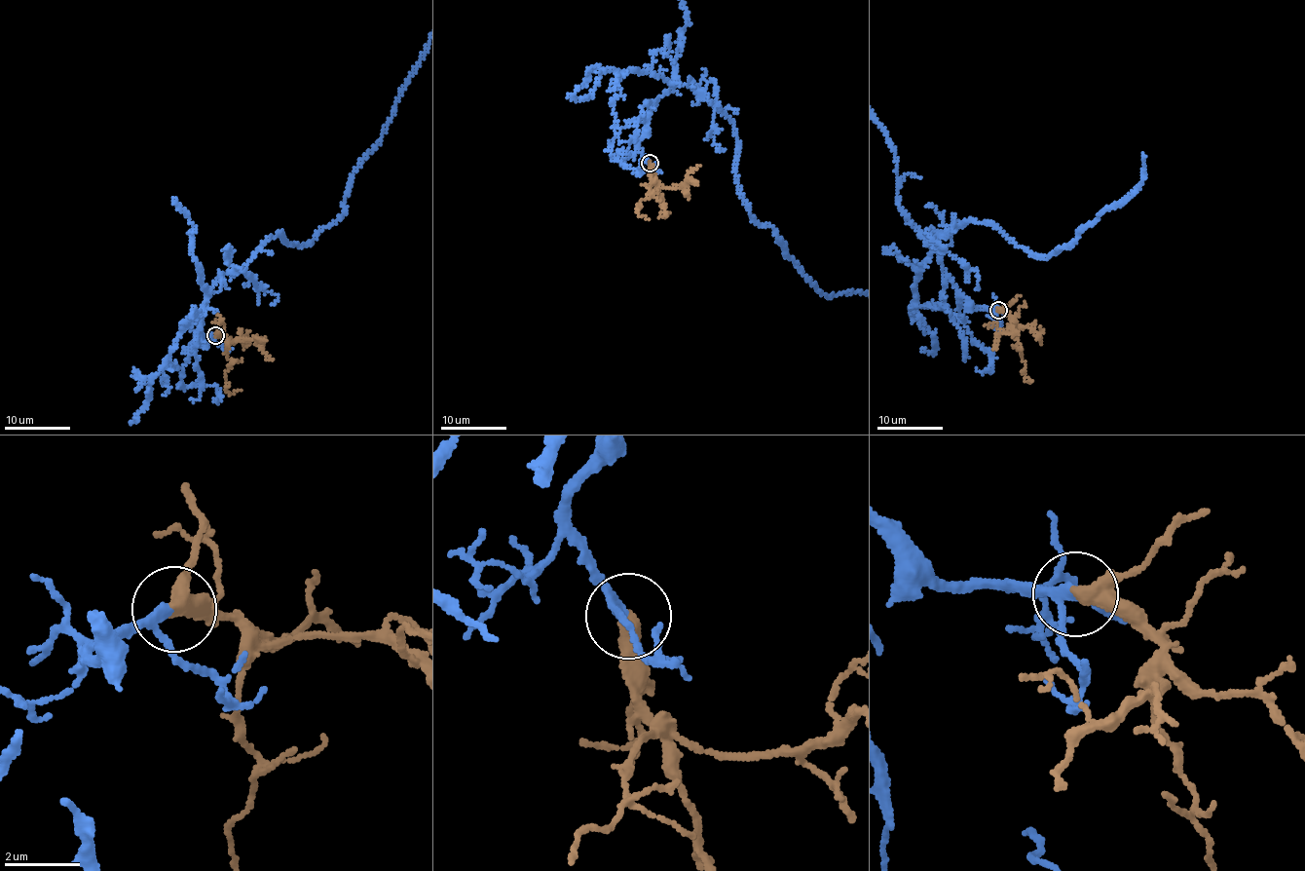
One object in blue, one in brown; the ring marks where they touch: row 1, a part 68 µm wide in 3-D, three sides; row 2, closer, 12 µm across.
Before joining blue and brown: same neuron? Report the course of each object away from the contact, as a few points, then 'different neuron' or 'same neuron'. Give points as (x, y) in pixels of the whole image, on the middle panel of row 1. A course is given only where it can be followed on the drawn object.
course brown (650, 162), (650, 171), (655, 181), (651, 184), (650, 196), (637, 208), (641, 215), (648, 218); same neuron

